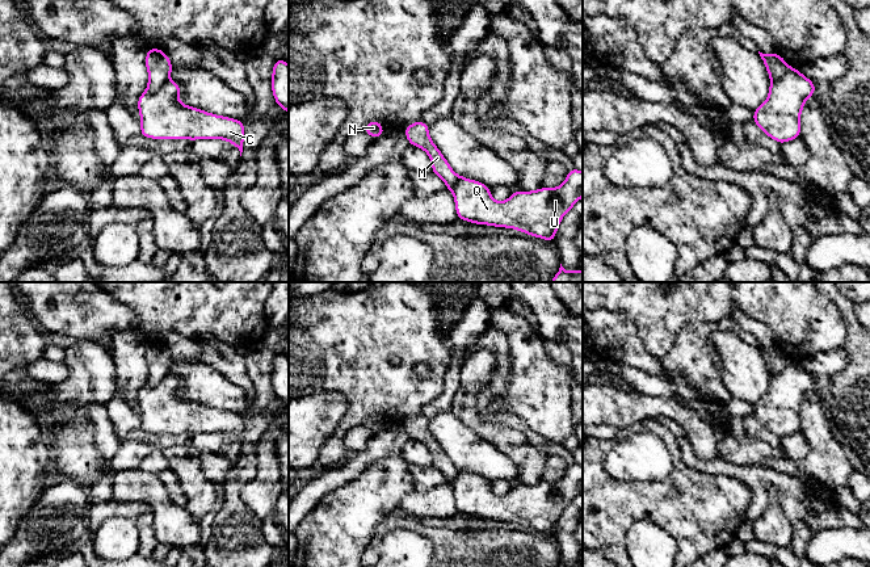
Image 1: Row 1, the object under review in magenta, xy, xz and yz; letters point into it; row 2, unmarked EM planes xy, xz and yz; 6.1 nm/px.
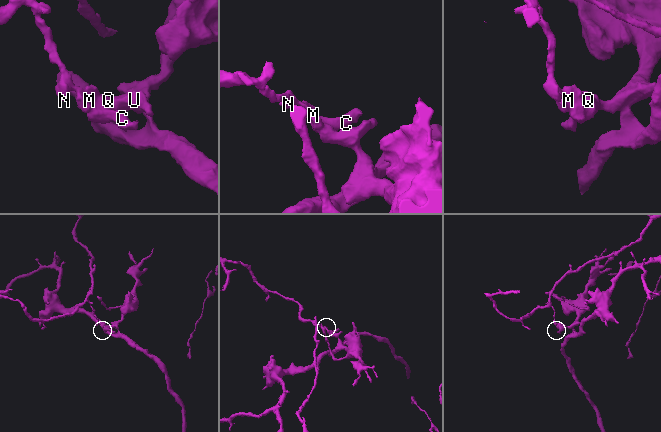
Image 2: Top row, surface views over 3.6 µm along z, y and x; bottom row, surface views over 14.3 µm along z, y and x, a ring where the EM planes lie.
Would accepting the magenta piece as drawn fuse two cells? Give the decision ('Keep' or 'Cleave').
Cleave

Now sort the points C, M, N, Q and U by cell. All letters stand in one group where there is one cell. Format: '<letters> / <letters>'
C Q U / M N

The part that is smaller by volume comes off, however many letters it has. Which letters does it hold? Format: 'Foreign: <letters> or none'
Foreign: M, N

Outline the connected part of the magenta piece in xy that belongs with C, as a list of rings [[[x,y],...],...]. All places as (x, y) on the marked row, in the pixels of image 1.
[[[168,79],[159,89],[139,96],[140,134],[151,139],[222,139],[231,142],[232,147],[238,147],[241,156],[245,136],[244,122],[184,105],[178,100],[180,92],[180,85]]]

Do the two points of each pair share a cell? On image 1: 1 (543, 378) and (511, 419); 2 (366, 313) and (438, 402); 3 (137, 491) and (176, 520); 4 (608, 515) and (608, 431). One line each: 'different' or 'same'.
1: different
2: different
3: same
4: different

